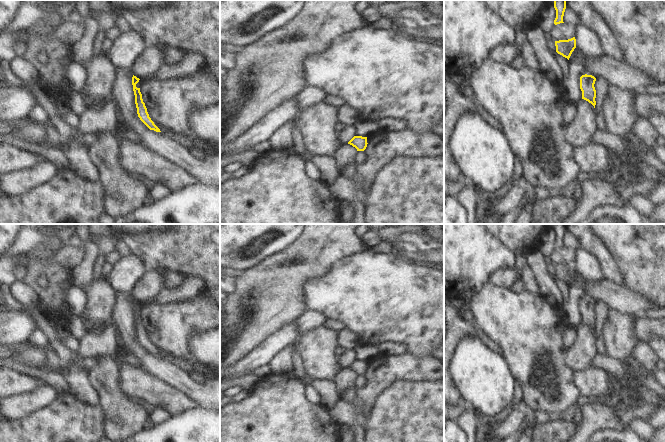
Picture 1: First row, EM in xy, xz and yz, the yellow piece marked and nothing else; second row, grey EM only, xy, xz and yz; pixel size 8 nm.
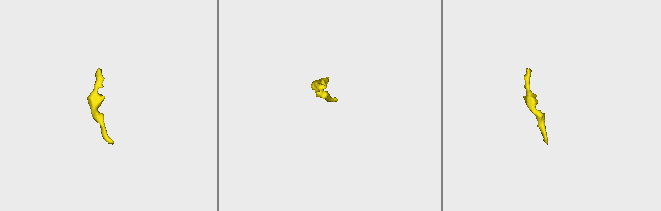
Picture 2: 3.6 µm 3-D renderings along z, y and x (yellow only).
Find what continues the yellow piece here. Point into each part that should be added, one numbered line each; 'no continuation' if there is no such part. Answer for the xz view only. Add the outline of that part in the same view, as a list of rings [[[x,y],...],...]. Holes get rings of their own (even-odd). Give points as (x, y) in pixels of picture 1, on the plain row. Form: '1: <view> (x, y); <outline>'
no continuation

